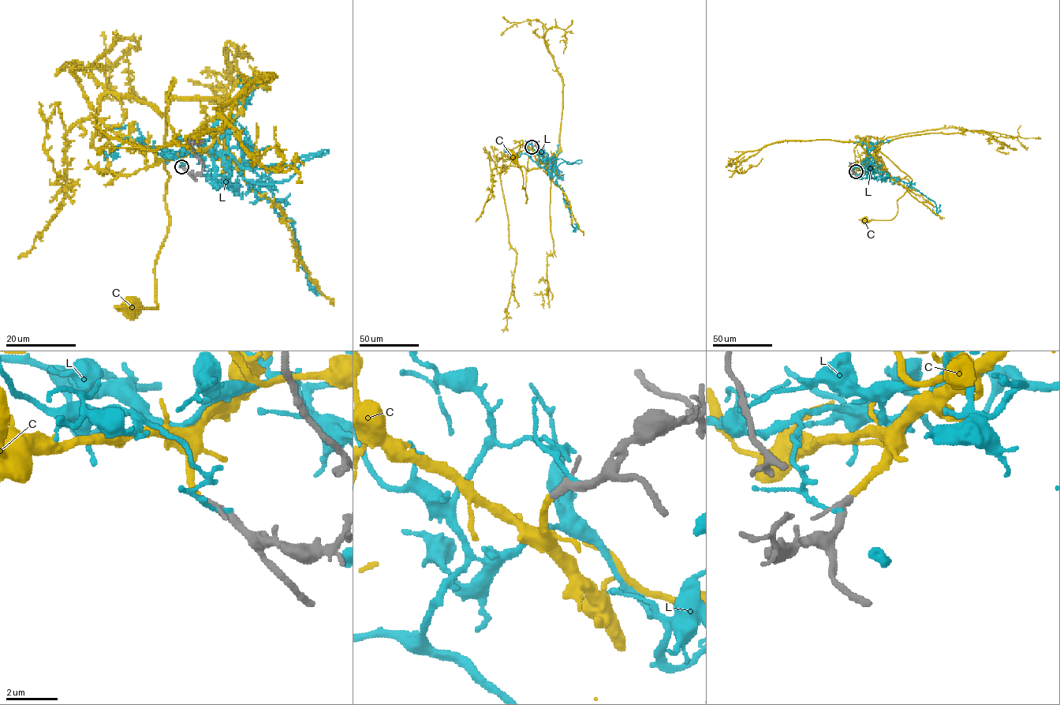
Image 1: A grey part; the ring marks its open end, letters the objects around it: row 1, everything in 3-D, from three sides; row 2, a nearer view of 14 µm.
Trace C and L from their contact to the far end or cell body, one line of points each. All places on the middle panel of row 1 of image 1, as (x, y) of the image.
C: (531, 147), (535, 157), (546, 166), (527, 170), (526, 203), (527, 194), (522, 189), (522, 170), (515, 155)
L: (532, 146), (528, 144), (525, 153), (539, 166), (554, 172), (574, 223)

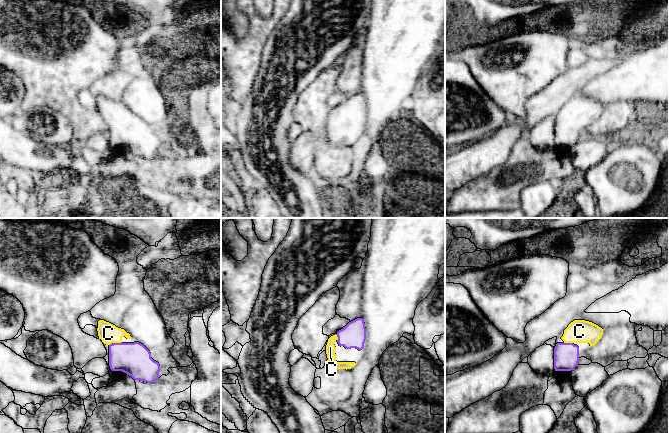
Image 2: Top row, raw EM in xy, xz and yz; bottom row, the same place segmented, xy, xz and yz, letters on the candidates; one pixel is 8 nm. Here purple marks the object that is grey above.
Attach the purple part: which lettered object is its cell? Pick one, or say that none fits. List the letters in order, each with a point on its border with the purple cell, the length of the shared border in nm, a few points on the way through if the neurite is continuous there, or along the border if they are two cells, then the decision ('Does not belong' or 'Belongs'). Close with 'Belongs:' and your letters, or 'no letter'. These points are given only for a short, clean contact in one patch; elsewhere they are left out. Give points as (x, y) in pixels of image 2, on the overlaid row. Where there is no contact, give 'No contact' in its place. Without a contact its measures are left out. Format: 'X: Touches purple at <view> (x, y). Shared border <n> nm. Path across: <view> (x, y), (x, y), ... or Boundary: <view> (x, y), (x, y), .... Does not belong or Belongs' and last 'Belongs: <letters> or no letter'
C: Touches purple at xy (117, 343). Shared border 70 nm. Path across: xy (134, 359), (117, 343), (108, 333). Belongs
L: No contact. Does not belong
Belongs: C

